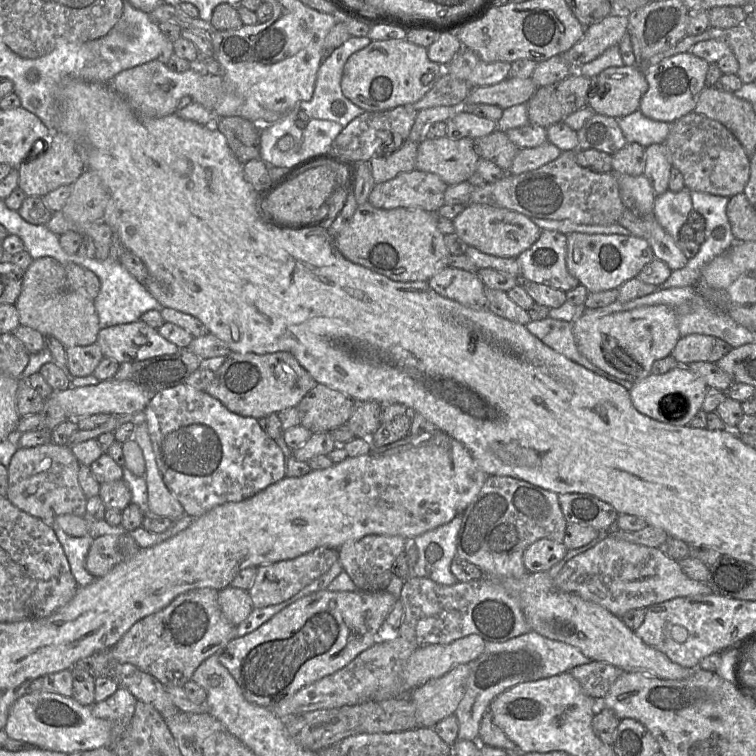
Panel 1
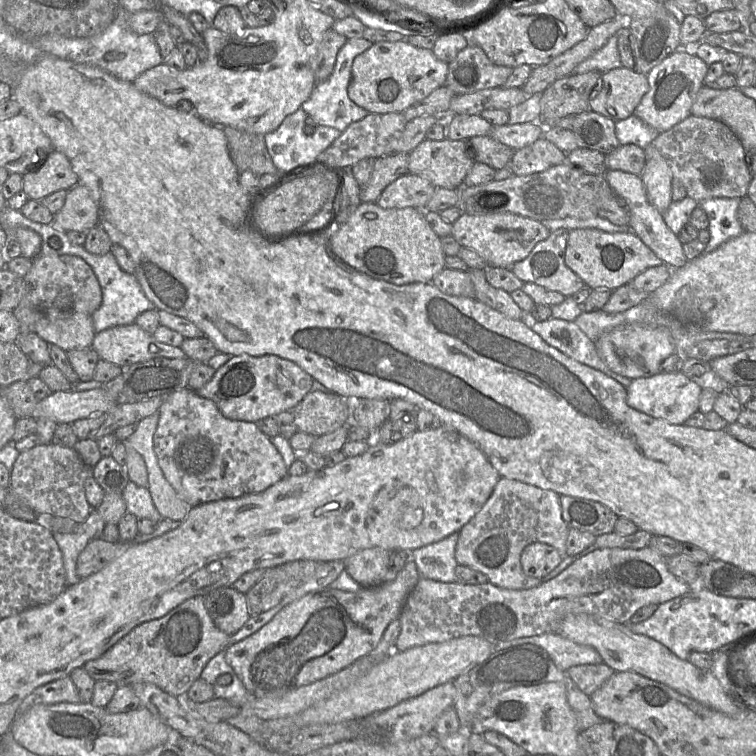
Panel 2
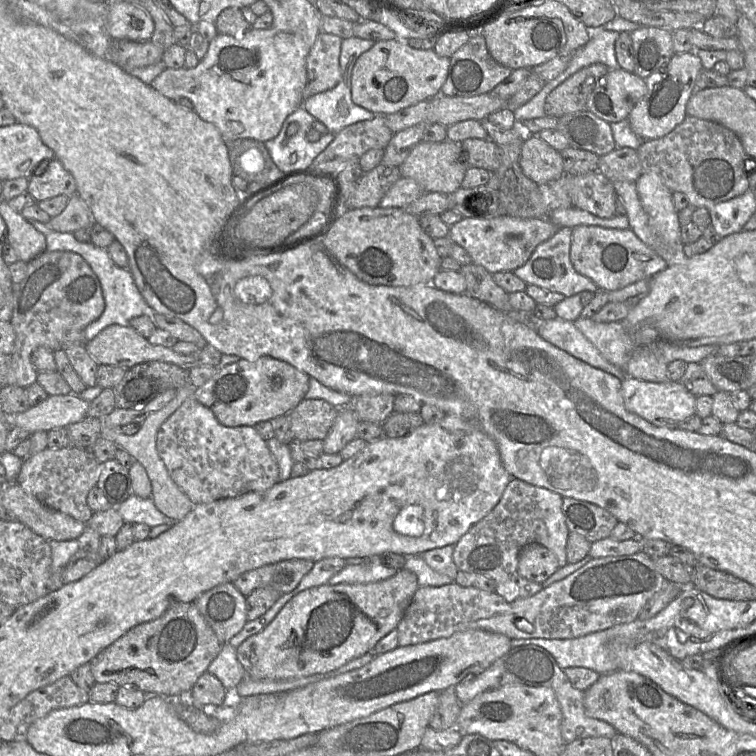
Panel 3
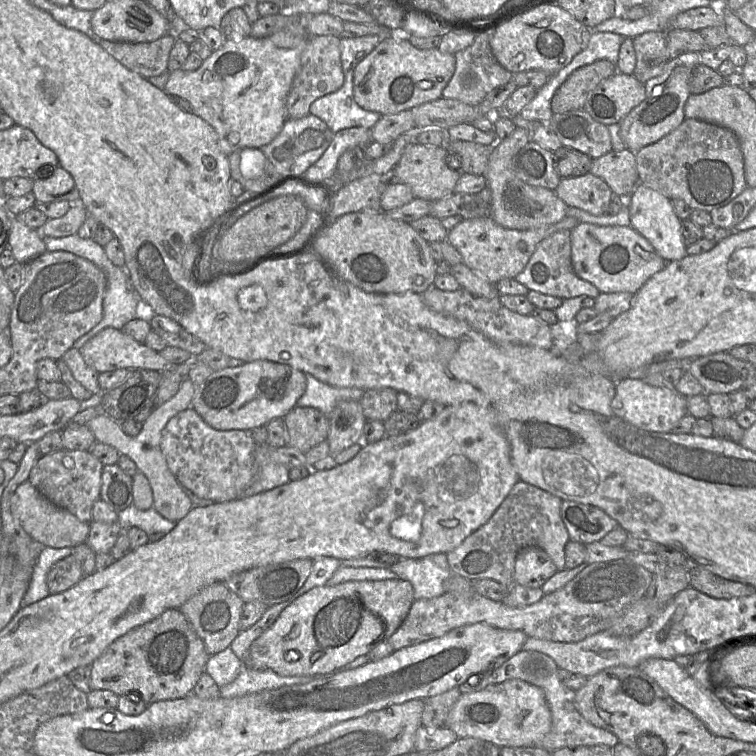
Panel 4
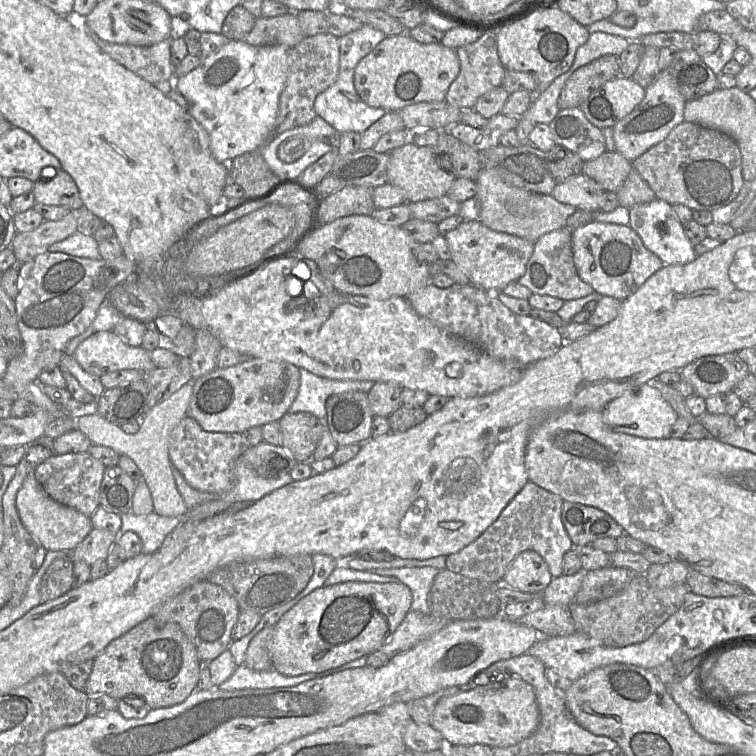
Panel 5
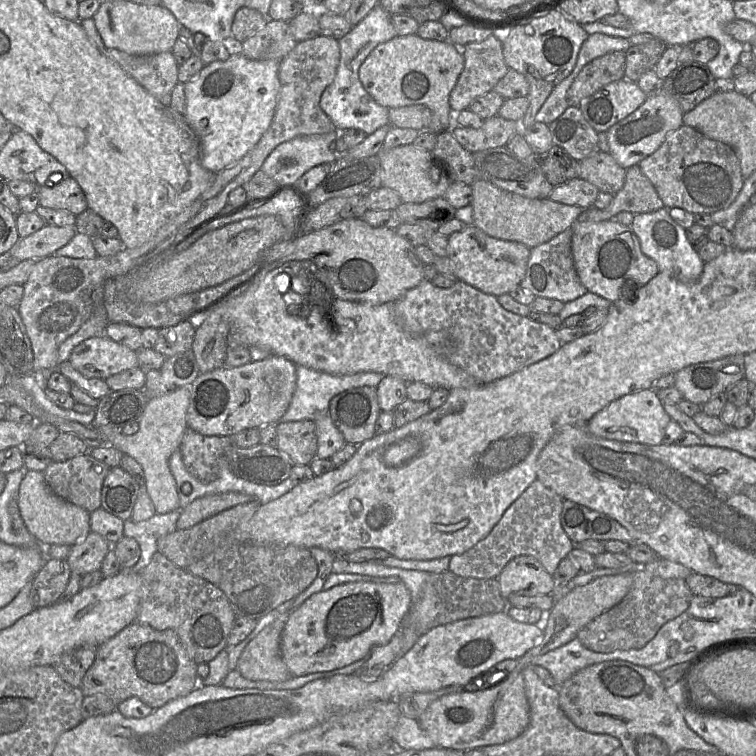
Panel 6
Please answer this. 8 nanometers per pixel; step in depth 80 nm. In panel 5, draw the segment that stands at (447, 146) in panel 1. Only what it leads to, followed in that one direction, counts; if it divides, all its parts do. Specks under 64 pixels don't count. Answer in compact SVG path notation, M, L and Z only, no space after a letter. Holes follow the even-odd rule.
M411 140L391 151L388 161L388 182L402 188L408 202L419 202L447 195L456 179L454 174L445 172L439 167L440 155L435 147L423 147Z

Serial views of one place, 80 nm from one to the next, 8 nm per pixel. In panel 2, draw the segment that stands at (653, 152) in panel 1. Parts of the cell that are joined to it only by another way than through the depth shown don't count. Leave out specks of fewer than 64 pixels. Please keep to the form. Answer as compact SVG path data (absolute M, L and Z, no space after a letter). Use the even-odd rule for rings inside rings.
M663 158L646 160L641 173L649 202L660 212L667 210L672 202L672 171Z

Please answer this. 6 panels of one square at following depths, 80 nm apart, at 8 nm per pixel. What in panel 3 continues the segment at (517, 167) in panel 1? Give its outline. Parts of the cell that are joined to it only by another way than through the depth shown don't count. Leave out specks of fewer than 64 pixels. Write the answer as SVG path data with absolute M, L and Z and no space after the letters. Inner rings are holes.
M529 135L523 141L519 165L523 174L537 184L556 180L564 174L560 152L538 135Z

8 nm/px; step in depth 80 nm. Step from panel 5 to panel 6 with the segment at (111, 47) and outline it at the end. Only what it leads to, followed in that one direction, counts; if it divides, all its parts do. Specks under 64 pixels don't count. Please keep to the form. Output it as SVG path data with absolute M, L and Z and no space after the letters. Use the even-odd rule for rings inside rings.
M93 18L80 21L85 33L97 49L115 61L147 92L159 99L171 93L178 83L178 68L172 52L154 55L135 56L115 48L109 48L103 42Z

